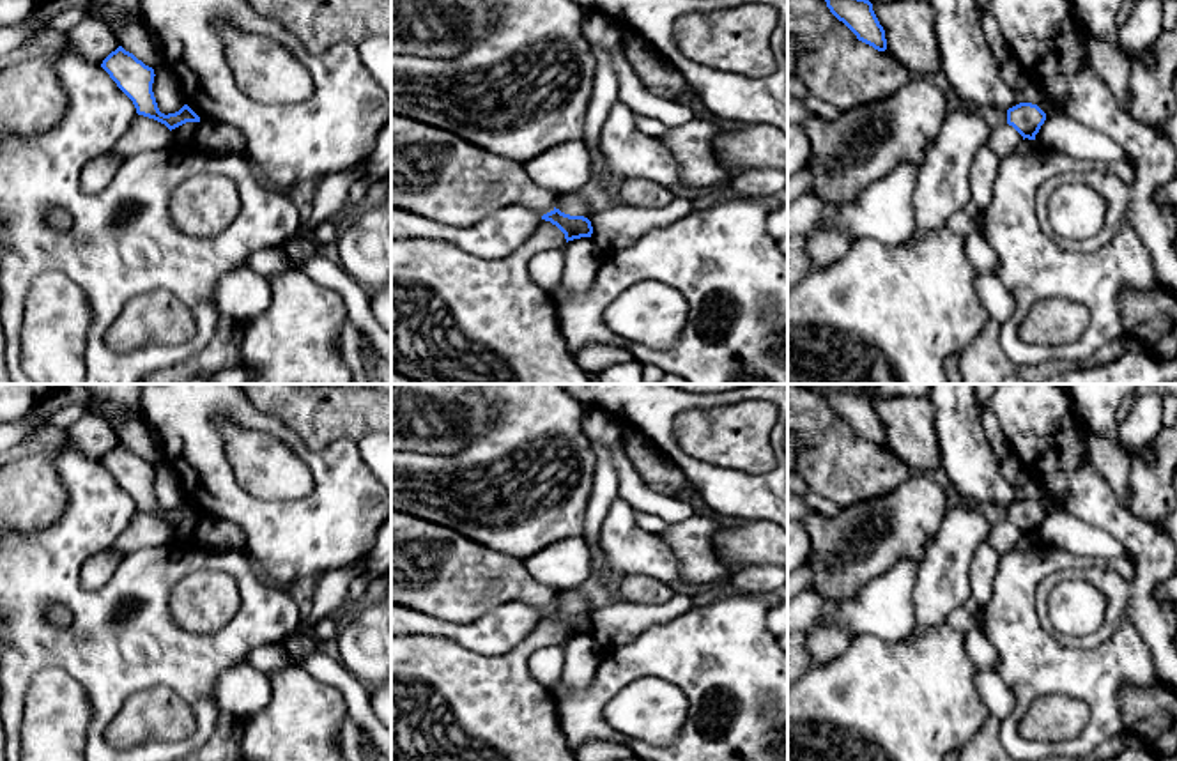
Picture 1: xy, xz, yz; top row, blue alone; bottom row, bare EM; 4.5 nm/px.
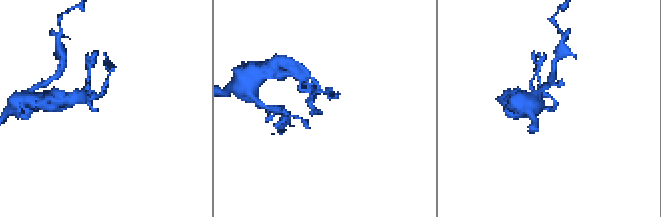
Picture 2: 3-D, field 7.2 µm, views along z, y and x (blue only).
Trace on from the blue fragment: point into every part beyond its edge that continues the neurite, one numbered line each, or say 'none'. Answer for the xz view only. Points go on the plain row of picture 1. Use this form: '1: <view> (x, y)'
none

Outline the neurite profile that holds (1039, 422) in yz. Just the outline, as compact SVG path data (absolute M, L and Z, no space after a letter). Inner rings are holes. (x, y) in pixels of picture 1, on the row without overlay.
M995 384L986 409L996 416L1018 460L1042 480L1064 510L1115 536L1136 566L1131 582L1099 566L1044 577L1035 595L1044 632L1076 648L1096 648L1122 621L1129 621L1147 642L1158 678L1177 688L1177 605L1154 598L1156 586L1177 570L1173 542L1154 524L1136 519L1092 467L1085 444L1089 428L1062 384ZM1074 575L1103 591L1106 612L1096 632L1067 641L1050 619L1050 595L1057 584Z

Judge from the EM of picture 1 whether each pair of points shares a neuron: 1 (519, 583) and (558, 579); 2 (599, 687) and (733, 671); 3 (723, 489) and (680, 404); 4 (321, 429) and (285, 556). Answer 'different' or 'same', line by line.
1: different
2: same
3: same
4: different

